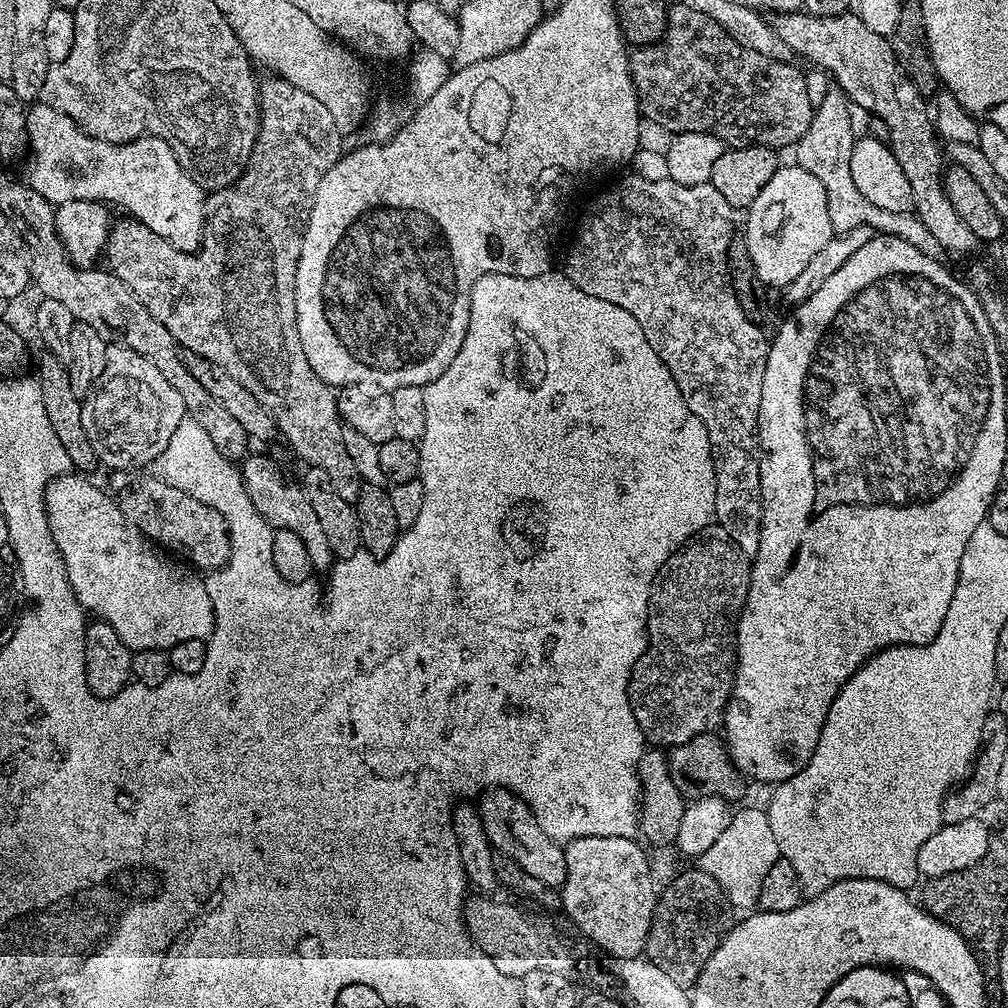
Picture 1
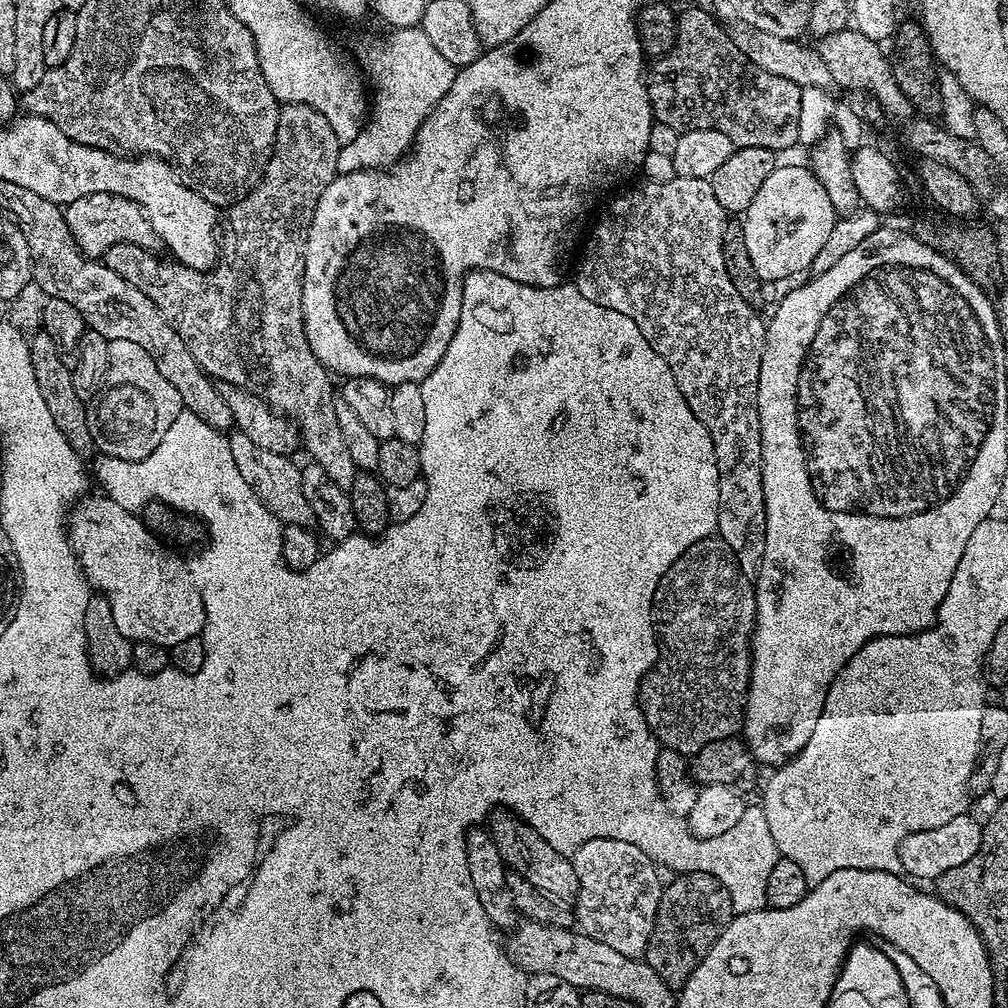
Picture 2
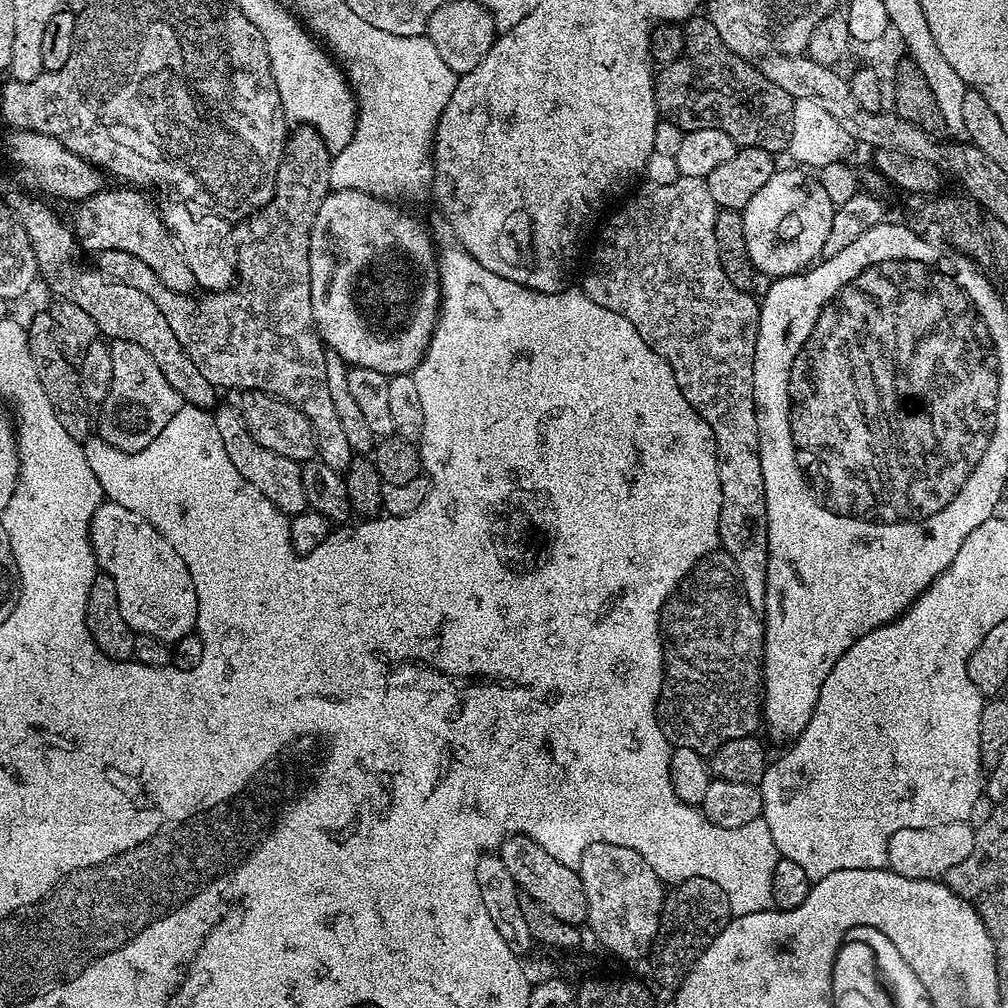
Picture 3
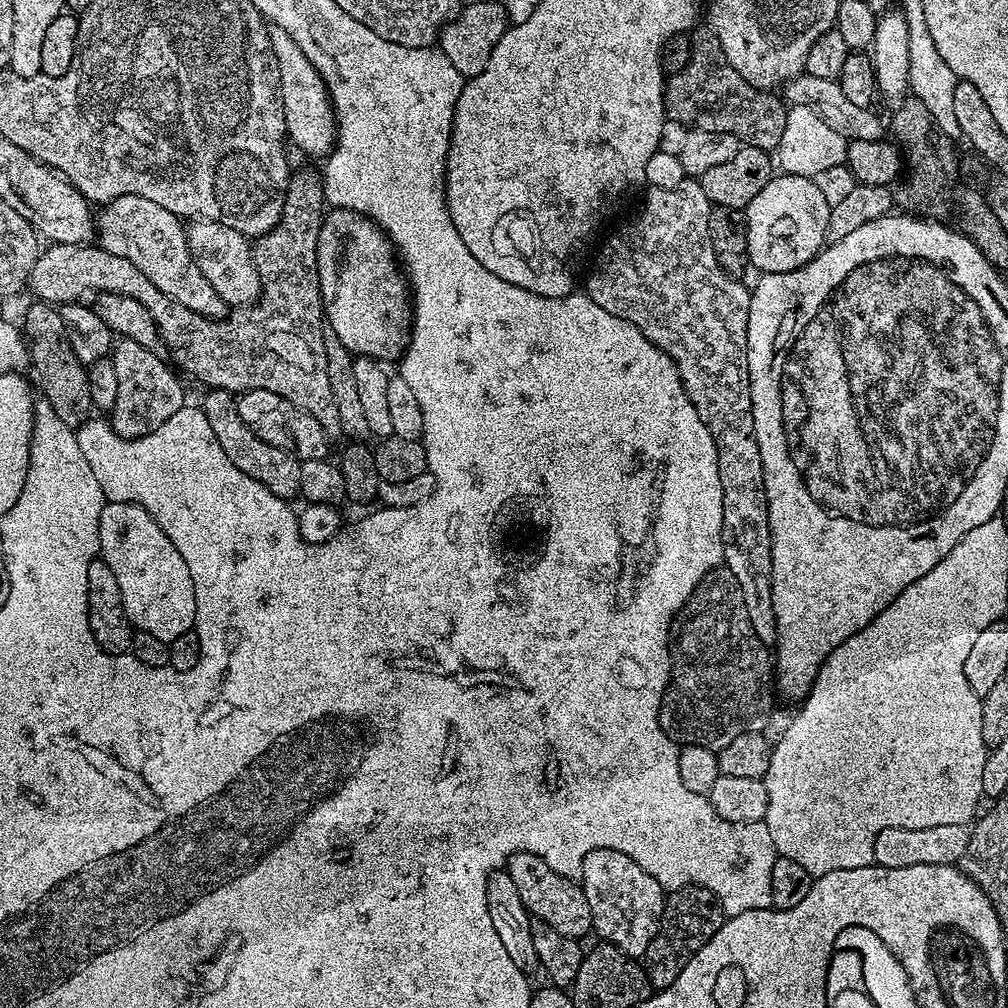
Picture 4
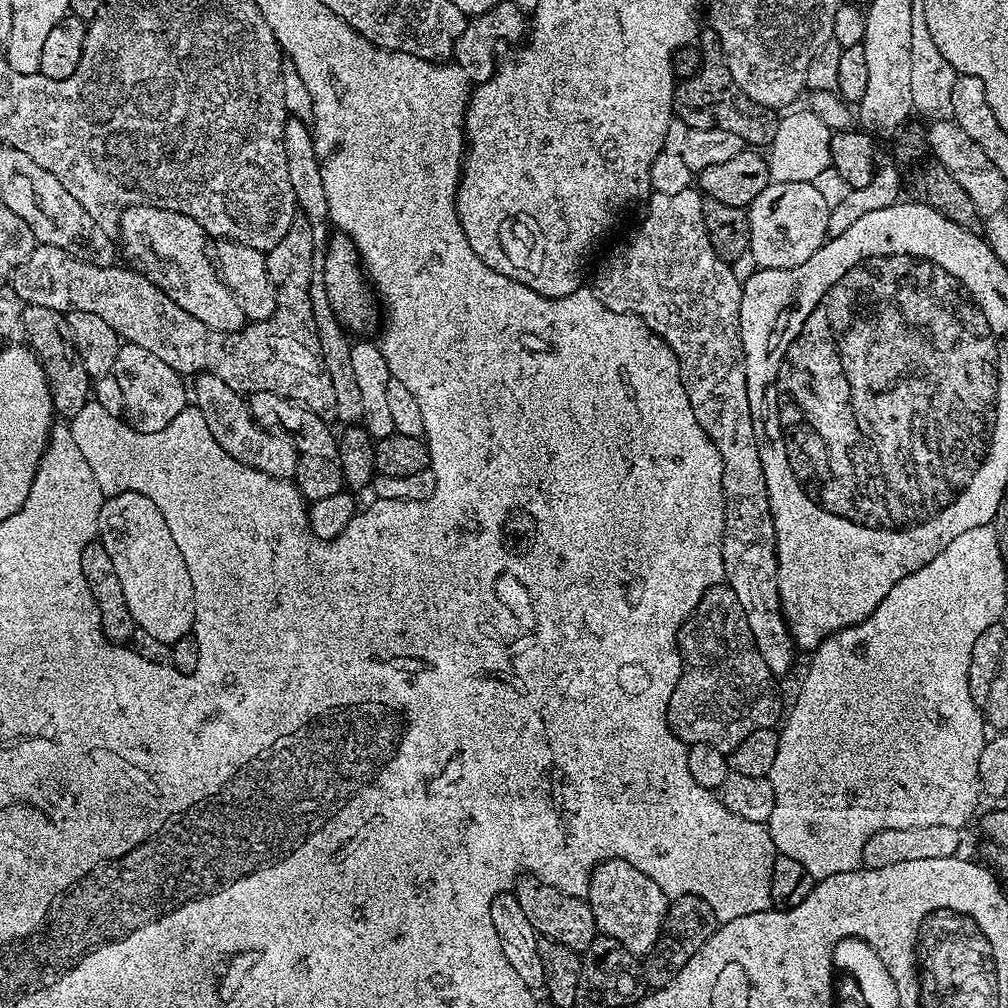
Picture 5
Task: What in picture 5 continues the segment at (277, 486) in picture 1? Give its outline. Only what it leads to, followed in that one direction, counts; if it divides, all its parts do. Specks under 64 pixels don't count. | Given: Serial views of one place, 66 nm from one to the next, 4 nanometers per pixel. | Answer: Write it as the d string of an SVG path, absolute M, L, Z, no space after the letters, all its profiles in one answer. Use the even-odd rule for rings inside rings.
M201 372L195 377L194 383L196 385L191 385L190 388L194 406L202 414L202 418L206 418L206 426L210 426L214 442L218 442L218 446L222 446L222 450L226 450L230 458L279 480L292 480L295 477L301 455L297 445L288 441L291 439L287 435L255 424L247 399L241 393L230 390L230 386L222 382L222 378L214 378L214 374L209 372Z

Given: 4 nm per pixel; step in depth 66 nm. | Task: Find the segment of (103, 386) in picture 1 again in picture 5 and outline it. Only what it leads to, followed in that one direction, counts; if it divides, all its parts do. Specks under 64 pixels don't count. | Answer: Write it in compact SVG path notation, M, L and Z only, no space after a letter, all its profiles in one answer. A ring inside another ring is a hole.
M127 342L121 343L118 358L112 367L112 377L122 388L125 403L123 415L127 423L139 432L157 432L170 426L170 422L178 418L178 414L190 400L189 389L180 373L166 366L162 358L150 354L150 350L142 350L142 346L134 346Z

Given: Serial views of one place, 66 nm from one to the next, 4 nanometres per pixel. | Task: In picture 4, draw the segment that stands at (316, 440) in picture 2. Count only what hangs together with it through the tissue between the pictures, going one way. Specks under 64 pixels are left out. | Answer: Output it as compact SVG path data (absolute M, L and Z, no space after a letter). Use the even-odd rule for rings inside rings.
M300 172L297 176L295 173L288 182L288 193L280 221L265 236L255 237L252 244L252 257L258 270L262 295L254 306L237 307L229 311L222 320L209 320L207 316L194 314L194 310L174 302L166 294L162 294L162 290L158 290L158 286L154 286L150 278L146 278L146 274L142 274L142 270L134 266L134 262L118 258L118 254L110 254L99 246L49 243L34 262L28 288L33 292L33 297L55 306L87 301L88 292L135 298L155 318L163 343L176 348L185 370L193 372L202 383L208 384L204 386L209 389L221 388L233 394L270 390L286 398L294 406L306 410L306 414L314 414L324 433L329 438L336 438L341 435L341 431L338 406L334 402L334 390L330 390L330 374L326 371L326 317L316 269L318 234L325 215L323 179L317 173L316 176L312 172Z

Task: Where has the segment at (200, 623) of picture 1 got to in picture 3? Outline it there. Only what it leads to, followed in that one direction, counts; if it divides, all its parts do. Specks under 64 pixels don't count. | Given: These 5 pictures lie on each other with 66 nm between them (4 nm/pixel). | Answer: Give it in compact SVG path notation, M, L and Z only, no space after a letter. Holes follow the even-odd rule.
M101 502L94 518L88 523L88 537L99 571L111 578L114 590L118 590L118 606L122 610L122 618L126 618L133 633L153 636L165 642L175 642L184 636L193 635L198 618L198 594L194 590L190 570L186 562L178 558L178 550L166 542L166 538L151 522L140 514L126 510L125 506Z

